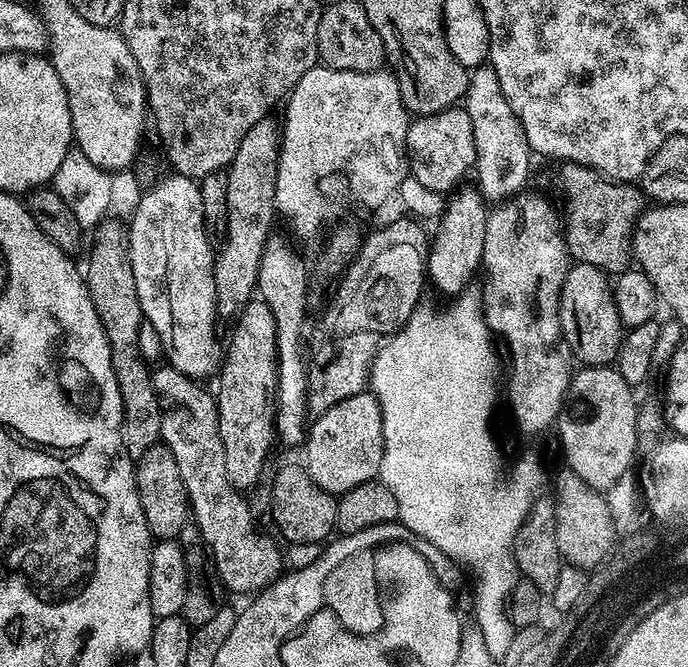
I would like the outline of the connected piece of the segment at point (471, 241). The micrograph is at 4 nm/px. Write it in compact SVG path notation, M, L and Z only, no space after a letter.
M460 190L447 201L443 215L436 225L436 236L431 237L426 257L426 276L436 283L440 292L456 292L460 294L472 280L472 275L479 273L484 258L486 242L486 222L488 221L489 205L479 191L464 192Z

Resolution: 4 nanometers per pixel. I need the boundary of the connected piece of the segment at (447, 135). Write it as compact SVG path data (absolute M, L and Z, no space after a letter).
M463 107L448 108L445 112L429 116L418 116L409 123L408 167L410 175L429 190L448 194L461 187L460 179L467 172L469 175L476 167L474 130Z

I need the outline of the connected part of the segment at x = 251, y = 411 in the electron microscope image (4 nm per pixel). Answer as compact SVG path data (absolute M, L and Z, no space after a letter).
M259 298L249 300L236 319L238 320L232 330L232 337L228 340L228 353L223 353L222 363L218 368L220 392L215 393L215 398L222 434L222 450L226 454L226 474L237 490L245 490L244 488L252 488L259 482L276 435L276 327L274 314L270 314L270 306L266 306L266 302Z

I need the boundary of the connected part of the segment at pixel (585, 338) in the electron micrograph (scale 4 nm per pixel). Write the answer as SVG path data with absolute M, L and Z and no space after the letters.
M578 263L569 267L560 291L560 320L563 341L581 365L608 366L615 361L625 329L612 298L612 284L601 268Z

